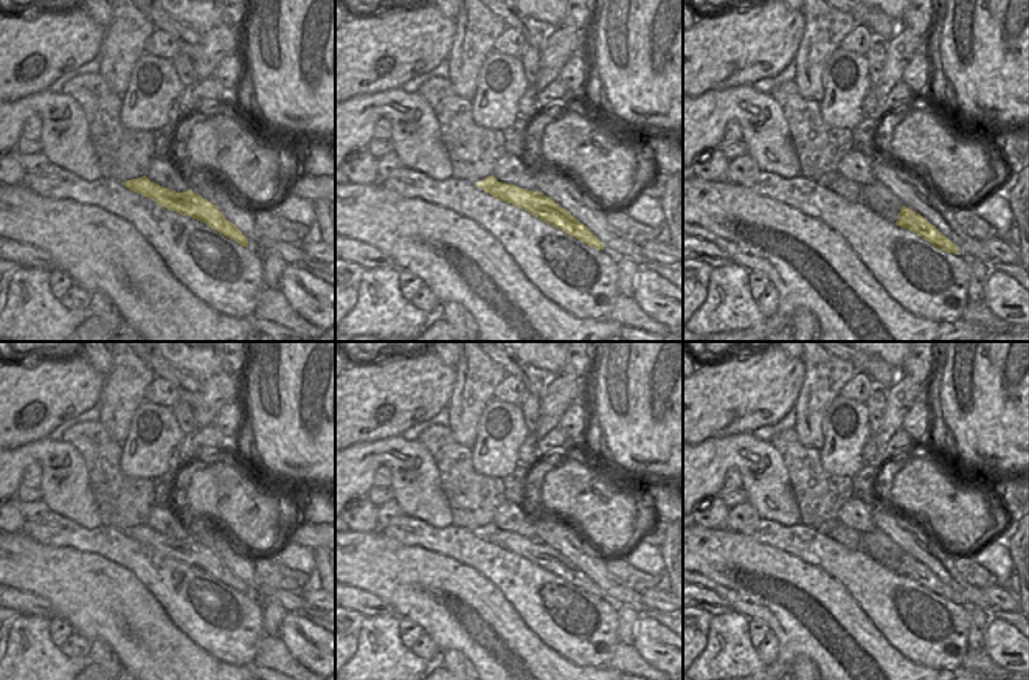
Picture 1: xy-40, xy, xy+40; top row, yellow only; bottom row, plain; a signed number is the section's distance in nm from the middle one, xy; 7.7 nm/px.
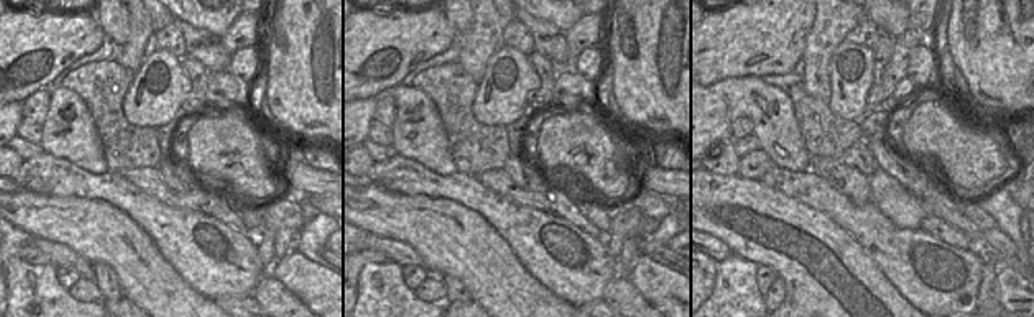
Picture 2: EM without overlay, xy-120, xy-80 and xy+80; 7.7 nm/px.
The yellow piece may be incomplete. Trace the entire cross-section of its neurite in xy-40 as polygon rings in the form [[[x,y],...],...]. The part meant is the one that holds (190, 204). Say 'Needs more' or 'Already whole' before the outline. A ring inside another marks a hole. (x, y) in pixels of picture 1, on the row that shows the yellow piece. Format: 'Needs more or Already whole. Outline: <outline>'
Already whole. Outline: [[[146,175],[127,180],[123,185],[133,193],[152,199],[171,211],[197,219],[234,242],[248,247],[248,239],[242,234],[242,231],[227,220],[217,206],[203,199],[199,193],[192,193],[191,189],[183,193],[171,191],[151,182]]]

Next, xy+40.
Already whole. Outline: [[[902,206],[899,213],[899,220],[896,225],[906,228],[922,239],[931,242],[934,247],[958,255],[958,247],[948,238],[945,238],[933,224],[930,224],[923,216],[919,213]]]

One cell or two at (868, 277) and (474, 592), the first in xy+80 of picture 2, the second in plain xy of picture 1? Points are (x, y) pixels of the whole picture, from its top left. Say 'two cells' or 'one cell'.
one cell

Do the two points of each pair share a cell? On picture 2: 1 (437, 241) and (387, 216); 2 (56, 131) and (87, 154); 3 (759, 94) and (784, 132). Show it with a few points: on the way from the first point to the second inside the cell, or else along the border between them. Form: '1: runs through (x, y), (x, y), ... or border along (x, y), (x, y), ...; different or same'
1: runs through (424, 229), (415, 219), (399, 216); same
2: runs through (64, 132), (79, 146); same
3: runs through (763, 103), (770, 111), (775, 123); same

